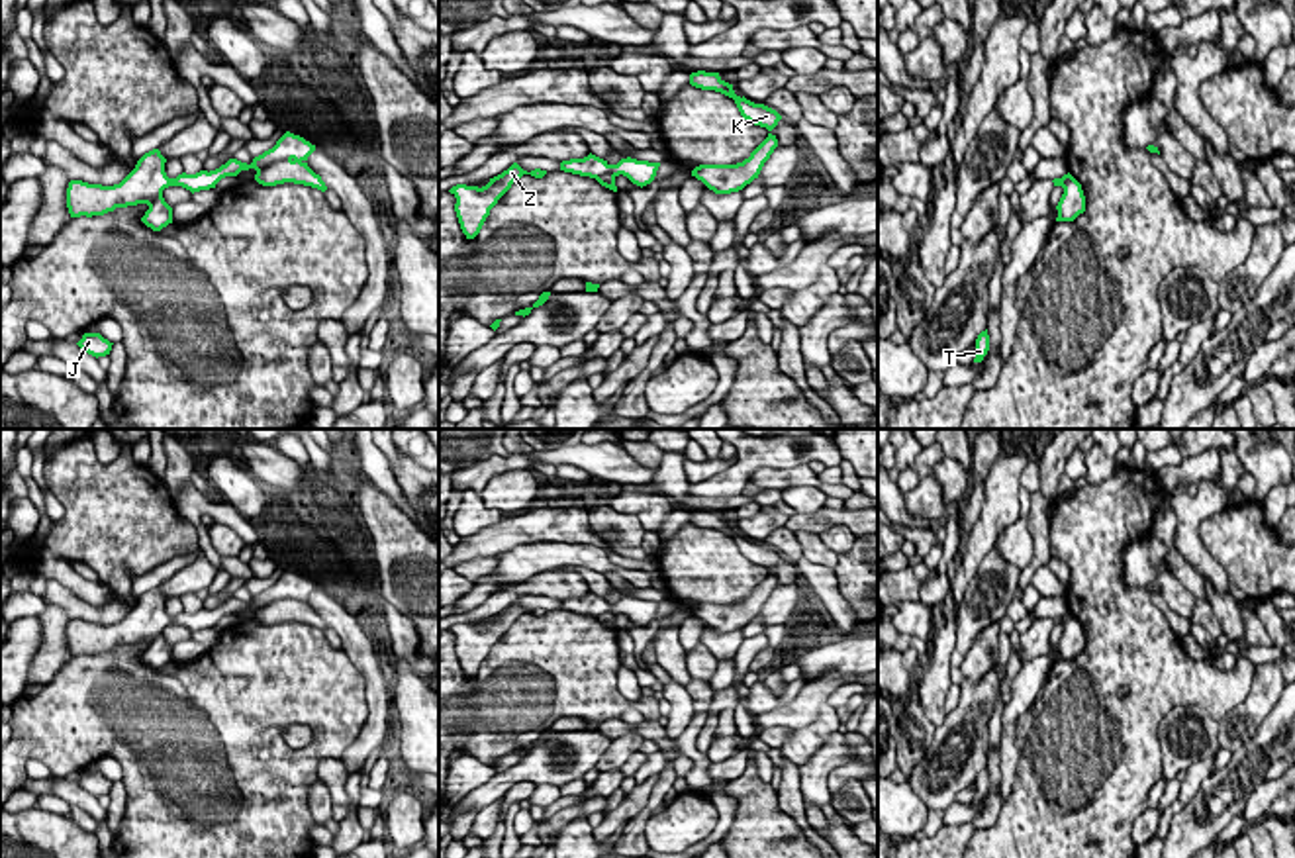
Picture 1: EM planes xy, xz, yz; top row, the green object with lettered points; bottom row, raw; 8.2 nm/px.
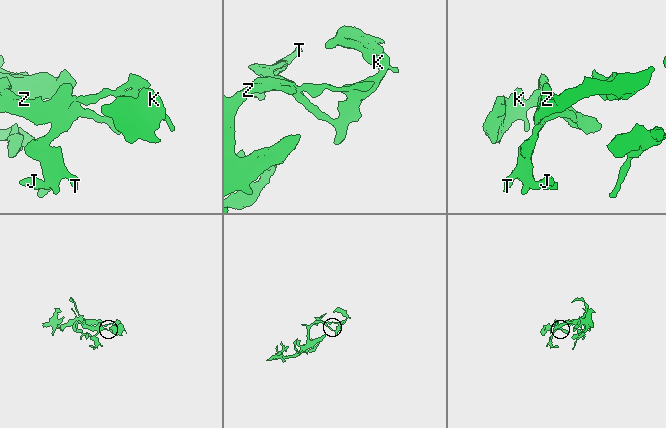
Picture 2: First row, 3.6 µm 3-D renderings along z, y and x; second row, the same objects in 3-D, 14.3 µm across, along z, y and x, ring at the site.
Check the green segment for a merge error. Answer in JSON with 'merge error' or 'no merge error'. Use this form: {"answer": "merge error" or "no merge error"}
{"answer": "merge error"}

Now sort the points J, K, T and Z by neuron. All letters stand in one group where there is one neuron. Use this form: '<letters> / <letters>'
J K T / Z

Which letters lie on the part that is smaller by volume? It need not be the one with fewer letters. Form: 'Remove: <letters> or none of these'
Remove: J, K, T

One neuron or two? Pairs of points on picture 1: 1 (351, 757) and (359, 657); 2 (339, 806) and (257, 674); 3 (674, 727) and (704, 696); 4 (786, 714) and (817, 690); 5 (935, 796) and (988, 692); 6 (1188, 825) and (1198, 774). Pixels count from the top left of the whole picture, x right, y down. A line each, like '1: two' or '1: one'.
1: one
2: two
3: two
4: one
5: one
6: two

